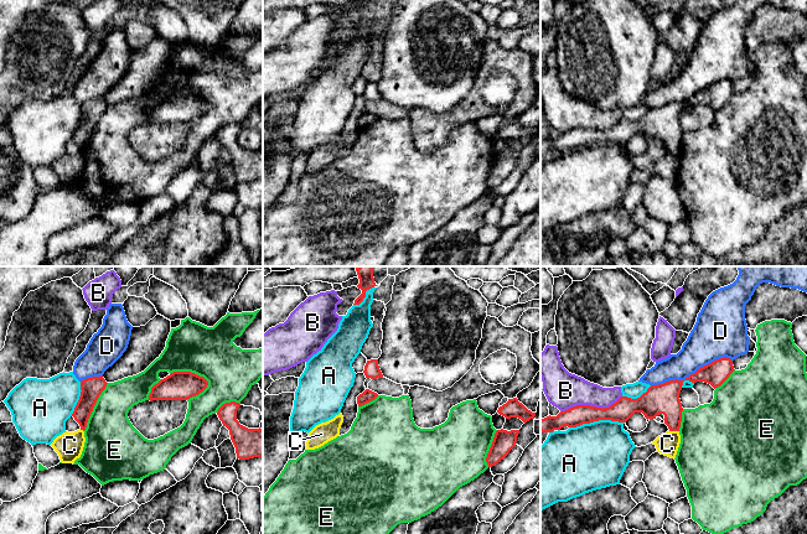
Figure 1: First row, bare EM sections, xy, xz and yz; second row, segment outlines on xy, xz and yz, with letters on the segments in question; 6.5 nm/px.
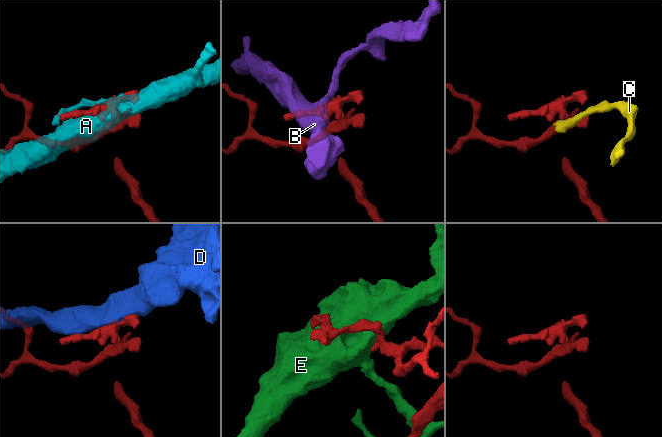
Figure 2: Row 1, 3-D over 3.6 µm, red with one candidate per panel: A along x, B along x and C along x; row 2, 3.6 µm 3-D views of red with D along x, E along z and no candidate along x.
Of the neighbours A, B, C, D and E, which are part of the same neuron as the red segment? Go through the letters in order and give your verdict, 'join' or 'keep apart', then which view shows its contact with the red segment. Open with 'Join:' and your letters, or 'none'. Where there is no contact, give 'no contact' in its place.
Join: none
A: keep apart; meets red in yz
B: keep apart; meets red in yz
C: keep apart; meets red in yz
D: keep apart; meets red in yz
E: keep apart; meets red in xy

